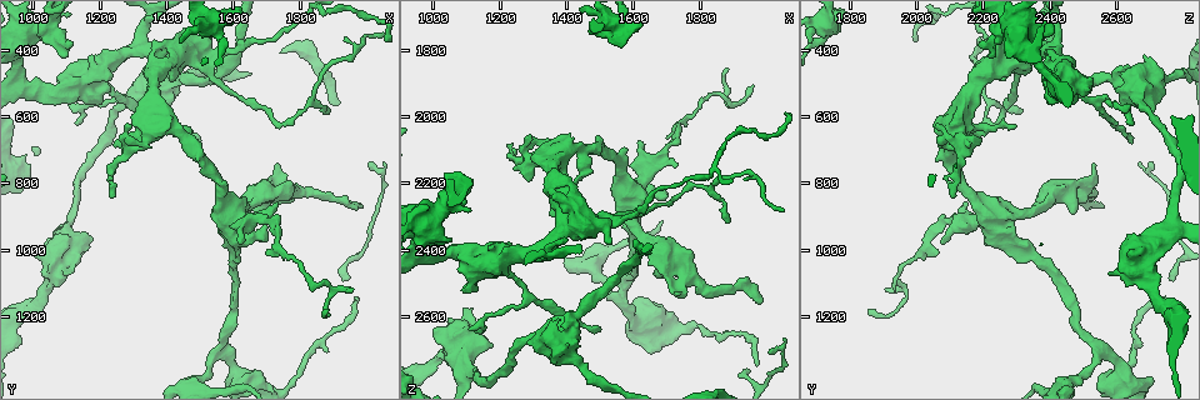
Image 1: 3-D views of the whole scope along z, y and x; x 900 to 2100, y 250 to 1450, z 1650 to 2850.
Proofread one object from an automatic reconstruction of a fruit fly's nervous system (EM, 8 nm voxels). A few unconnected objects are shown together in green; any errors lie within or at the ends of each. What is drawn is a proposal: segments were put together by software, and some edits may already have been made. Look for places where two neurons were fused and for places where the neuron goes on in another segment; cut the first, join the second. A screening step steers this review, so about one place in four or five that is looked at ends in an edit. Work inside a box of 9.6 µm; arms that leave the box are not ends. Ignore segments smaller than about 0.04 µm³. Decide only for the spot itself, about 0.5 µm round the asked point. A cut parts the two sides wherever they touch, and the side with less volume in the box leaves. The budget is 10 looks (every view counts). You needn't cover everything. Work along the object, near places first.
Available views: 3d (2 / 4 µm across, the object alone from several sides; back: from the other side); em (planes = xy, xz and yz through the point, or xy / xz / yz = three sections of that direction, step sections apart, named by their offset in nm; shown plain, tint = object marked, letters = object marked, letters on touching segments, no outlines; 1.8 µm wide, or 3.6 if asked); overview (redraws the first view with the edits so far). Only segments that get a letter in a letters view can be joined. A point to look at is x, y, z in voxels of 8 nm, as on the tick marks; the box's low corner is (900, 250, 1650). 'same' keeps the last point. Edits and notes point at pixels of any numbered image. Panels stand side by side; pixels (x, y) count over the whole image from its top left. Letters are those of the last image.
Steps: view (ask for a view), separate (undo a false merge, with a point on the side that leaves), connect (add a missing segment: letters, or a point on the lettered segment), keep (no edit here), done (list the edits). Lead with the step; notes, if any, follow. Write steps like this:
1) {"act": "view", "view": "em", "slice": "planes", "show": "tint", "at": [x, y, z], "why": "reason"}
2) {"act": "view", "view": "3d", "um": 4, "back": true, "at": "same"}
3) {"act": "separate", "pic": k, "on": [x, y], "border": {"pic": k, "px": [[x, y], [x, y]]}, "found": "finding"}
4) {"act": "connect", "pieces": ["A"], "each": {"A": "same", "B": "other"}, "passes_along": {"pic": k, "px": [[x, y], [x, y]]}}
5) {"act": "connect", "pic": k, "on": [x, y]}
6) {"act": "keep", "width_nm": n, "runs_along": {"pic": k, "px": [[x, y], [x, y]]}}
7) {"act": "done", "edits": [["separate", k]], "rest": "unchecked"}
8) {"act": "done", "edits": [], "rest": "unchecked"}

{"act": "view", "view": "3d", "um": 2, "at": [1490, 680, 2640], "why": "an open end"}

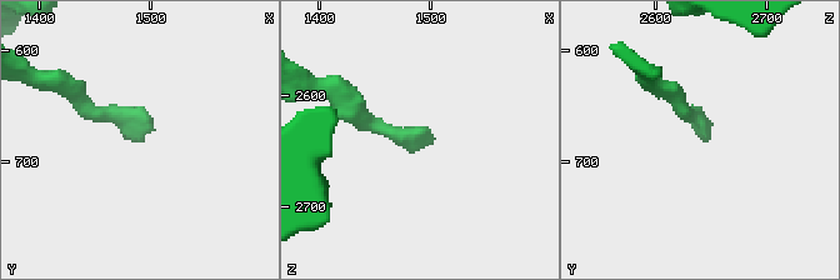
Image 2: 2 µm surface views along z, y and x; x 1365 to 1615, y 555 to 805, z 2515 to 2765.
{"act": "view", "view": "em", "slice": "planes", "show": "letters", "at": [1490, 682, 2648], "why": "now the EM"}

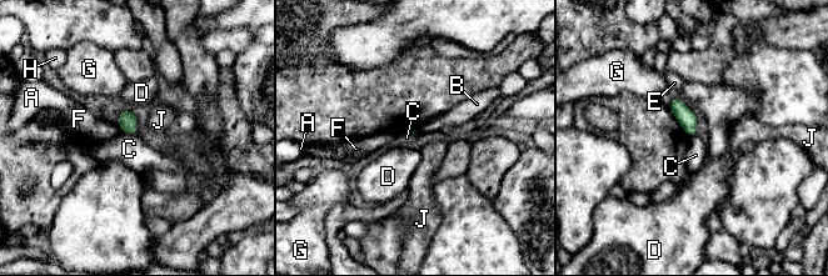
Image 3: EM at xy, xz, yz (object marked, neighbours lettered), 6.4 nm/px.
{"act": "keep", "longest_contact_nm": ["C", 80], "each": {"A": "other", "B": "other", "C": "other", "D": "other", "E": "other", "F": "other", "G": "other", "H": "other", "J": "other"}, "found": "no lettered segment goes on from it"}

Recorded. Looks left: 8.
{"act": "view", "view": "3d", "um": 2, "at": [1430, 440, 2210], "why": "touches itself"}

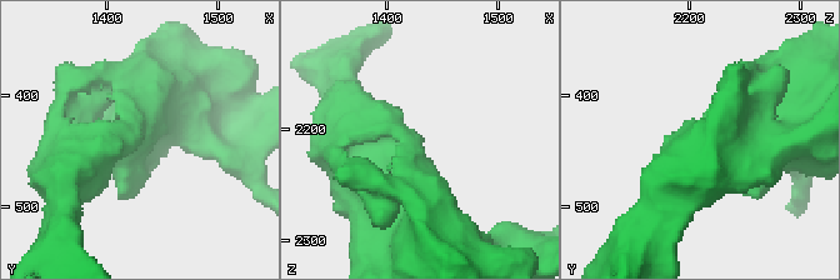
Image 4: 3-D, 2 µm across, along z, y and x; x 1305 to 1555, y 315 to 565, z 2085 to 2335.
{"act": "view", "view": "em", "slice": "planes", "show": "tint", "at": [1420, 432, 2204]}

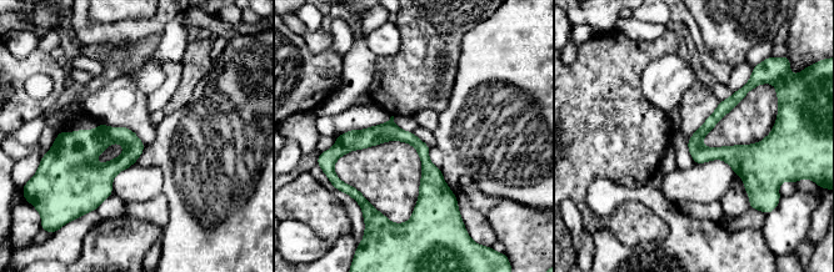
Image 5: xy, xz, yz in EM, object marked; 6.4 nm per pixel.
{"act": "view", "view": "em", "slice": "planes", "show": "letters", "at": "same"}

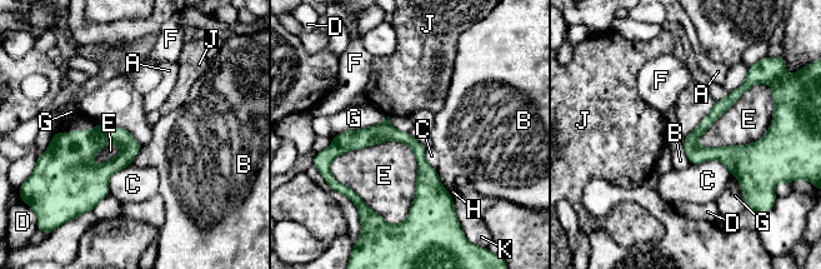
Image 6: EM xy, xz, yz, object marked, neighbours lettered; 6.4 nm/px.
{"act": "keep", "each": {"A": "other", "B": "other", "C": "other", "D": "other", "E": "other", "F": "other", "G": "other", "H": "other", "J": "other", "K": "other"}, "border": {"pic": 6, "px": [[329, 165], [388, 222], [406, 219]]}, "found": "one neuron here"}

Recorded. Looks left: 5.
{"act": "view", "view": "3d", "um": 2, "back": true, "at": [1490, 1400, 2470], "why": "arms run side by side"}

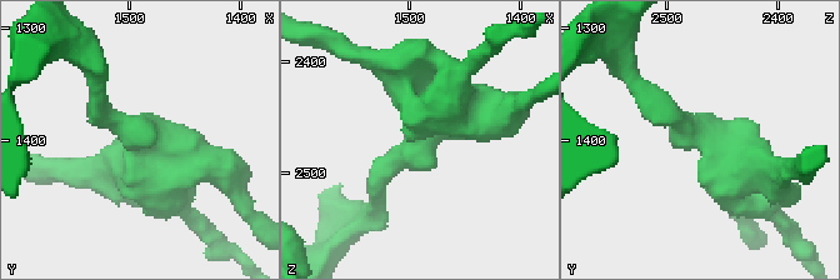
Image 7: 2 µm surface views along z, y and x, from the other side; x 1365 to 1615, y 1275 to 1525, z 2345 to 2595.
{"act": "view", "view": "em", "slice": "xy", "step": 4, "show": "letters", "at": [1486, 1394, 2462], "arms": 4}

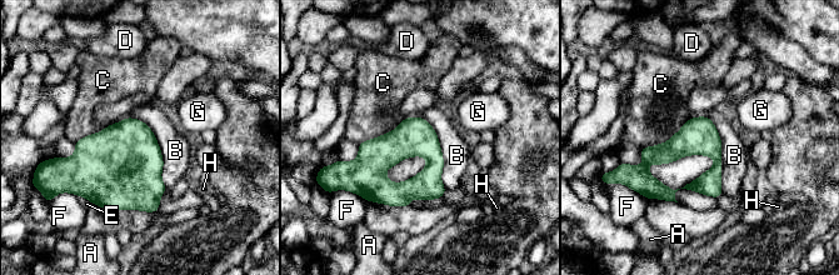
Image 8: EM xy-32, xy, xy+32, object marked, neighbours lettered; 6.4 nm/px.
{"act": "keep", "longest_contact_nm": ["B", 500], "each": {"A": "other", "B": "other", "C": "other", "D": "other", "E": "other", "F": "other", "G": "other", "H": "other"}, "border": {"pic": 8, "px": [[129, 116], [151, 130], [166, 188]]}, "found": "all the same neuron"}

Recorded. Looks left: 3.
{"act": "view", "view": "3d", "um": 2, "at": [2000, 880, 2560], "why": "tapers out"}

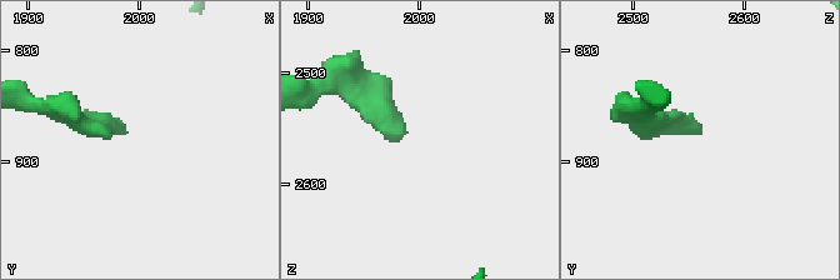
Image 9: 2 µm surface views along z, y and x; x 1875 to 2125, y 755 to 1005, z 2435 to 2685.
{"act": "view", "view": "em", "slice": "planes", "show": "tint", "at": [1990, 874, 2556], "why": "need the tissue"}

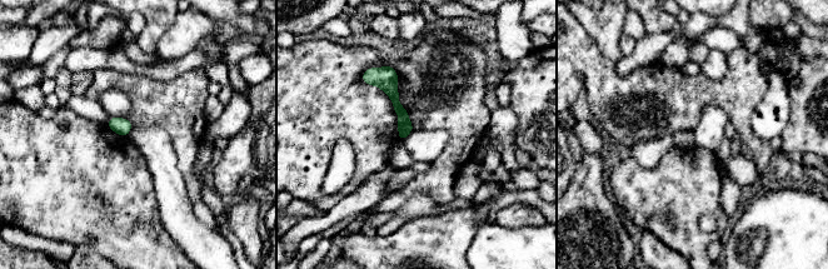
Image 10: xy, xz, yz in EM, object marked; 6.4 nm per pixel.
{"act": "view", "view": "em", "slice": "planes", "show": "letters", "at": "same", "why": "what lies round it"}

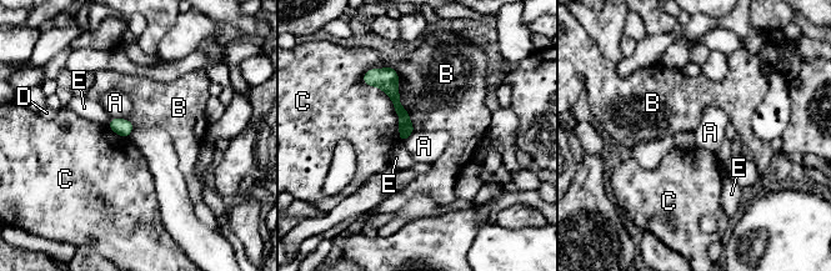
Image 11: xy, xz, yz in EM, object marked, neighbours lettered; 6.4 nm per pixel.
{"act": "keep", "width_nm": 90, "each": {"A": "other", "B": "other", "C": "other", "D": "other", "E": "other"}, "border": {"pic": 11, "px": [[111, 116], [129, 121]]}, "found": "no lettered segment goes on from it"}

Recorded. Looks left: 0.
{"act": "done", "edits": [], "rest": "unchecked"}

